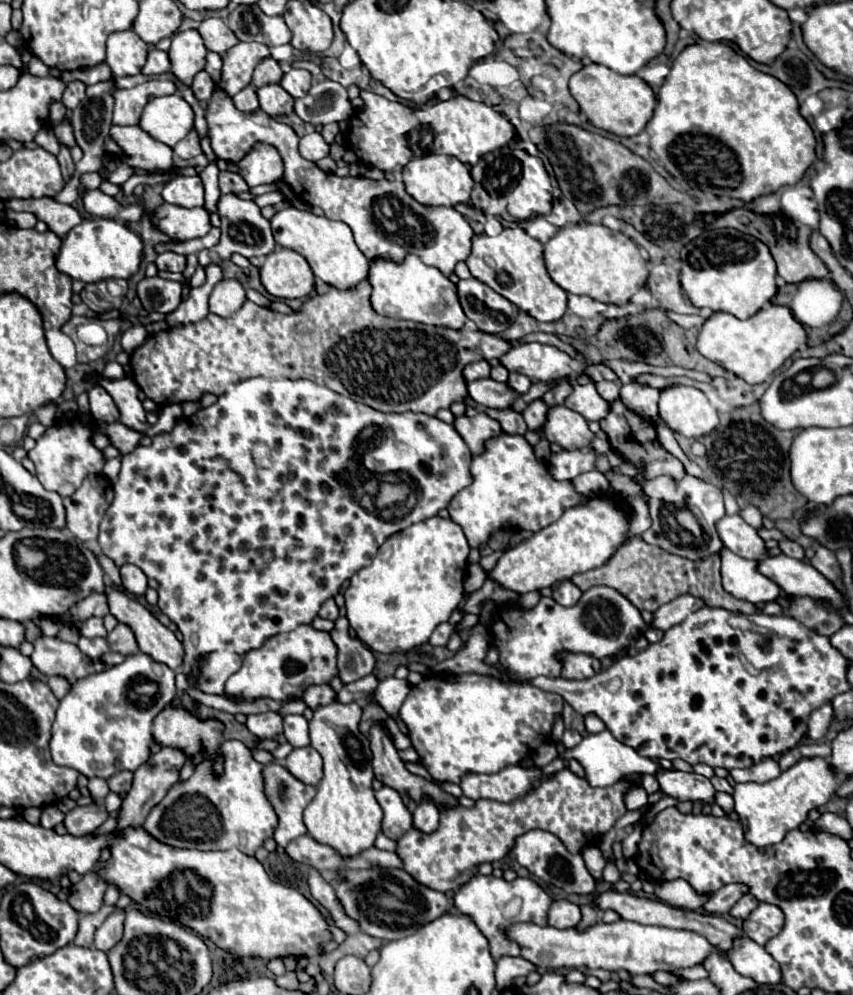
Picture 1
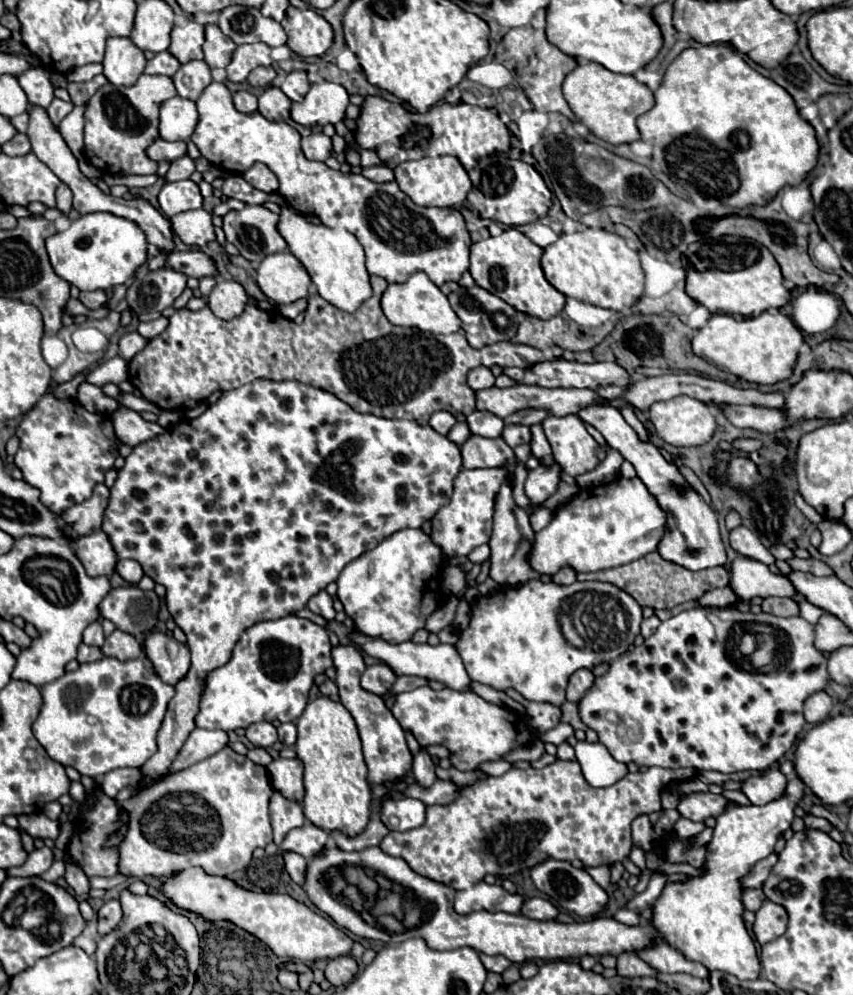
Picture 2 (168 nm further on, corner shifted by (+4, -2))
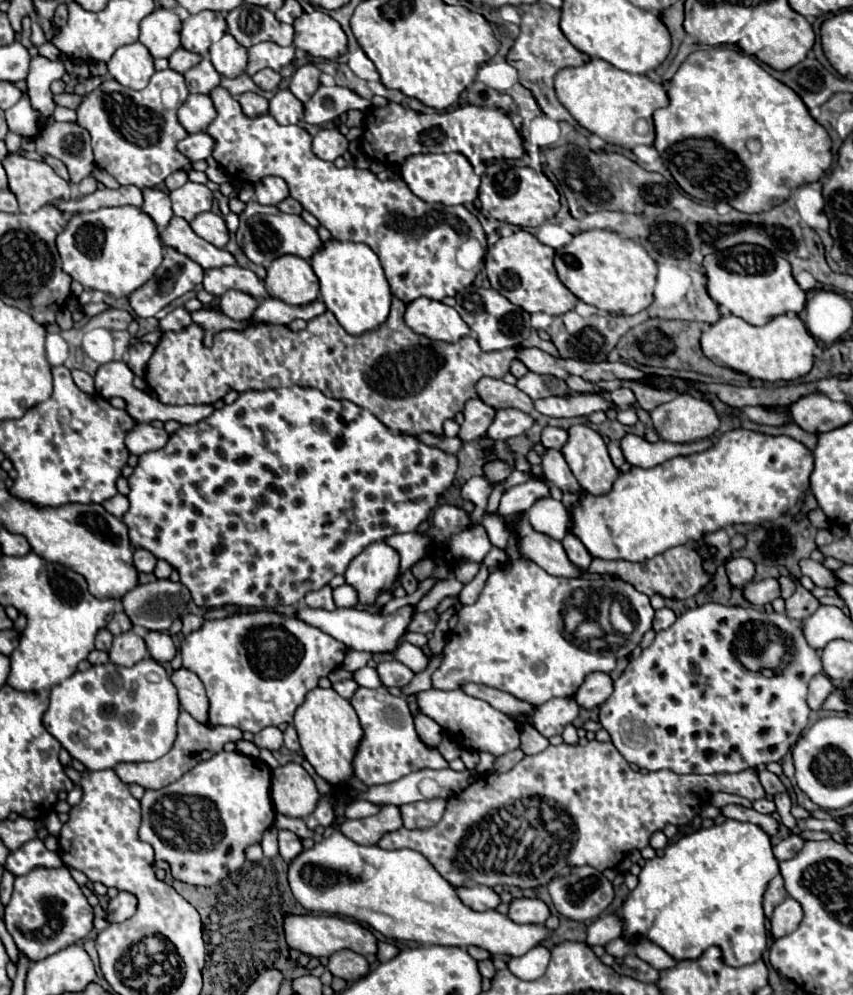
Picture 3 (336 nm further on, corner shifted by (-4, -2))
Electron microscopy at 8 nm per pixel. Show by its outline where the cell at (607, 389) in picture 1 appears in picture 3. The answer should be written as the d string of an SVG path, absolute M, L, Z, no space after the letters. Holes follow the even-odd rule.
M619 387L619 389L611 391L611 399L613 399L613 403L615 403L617 407L621 407L621 409L627 409L627 407L631 407L631 405L635 403L635 395L633 395L633 391L627 389L627 387Z

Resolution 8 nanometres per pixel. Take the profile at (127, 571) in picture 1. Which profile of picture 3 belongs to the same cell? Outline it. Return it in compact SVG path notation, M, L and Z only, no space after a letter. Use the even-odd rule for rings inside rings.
M137 549L137 551L133 553L133 557L135 557L135 567L137 567L139 573L153 573L157 559L155 559L149 551Z

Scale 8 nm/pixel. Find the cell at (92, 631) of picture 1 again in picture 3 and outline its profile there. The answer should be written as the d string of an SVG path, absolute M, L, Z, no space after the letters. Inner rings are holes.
M99 629L97 637L95 637L95 649L109 651L111 649L111 641L113 641L113 635L107 629Z

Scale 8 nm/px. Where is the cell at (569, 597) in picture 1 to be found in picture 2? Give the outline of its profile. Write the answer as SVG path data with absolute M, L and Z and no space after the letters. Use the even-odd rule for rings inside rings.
M563 567L563 569L559 569L555 575L553 575L553 581L557 581L559 585L569 585L569 583L573 583L575 581L575 571L573 571L573 567Z

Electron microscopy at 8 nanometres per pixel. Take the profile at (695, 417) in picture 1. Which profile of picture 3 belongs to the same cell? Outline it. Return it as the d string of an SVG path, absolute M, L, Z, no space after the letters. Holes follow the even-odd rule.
M679 393L673 401L651 411L653 427L663 441L691 443L711 437L719 429L715 409L689 393Z

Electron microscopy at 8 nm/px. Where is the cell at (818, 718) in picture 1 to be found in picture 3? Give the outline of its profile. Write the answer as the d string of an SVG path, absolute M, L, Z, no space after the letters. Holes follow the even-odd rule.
M815 675L815 677L811 679L811 683L809 683L809 697L807 697L809 707L811 707L813 711L823 709L823 703L825 703L825 699L829 697L829 693L833 693L833 689L835 689L835 687L831 685L829 677L825 677L825 675Z

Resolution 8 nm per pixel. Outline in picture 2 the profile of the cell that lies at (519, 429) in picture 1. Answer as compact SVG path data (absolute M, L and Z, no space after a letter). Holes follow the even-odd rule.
M509 425L503 431L503 439L509 447L517 447L521 443L531 443L531 429L525 425Z

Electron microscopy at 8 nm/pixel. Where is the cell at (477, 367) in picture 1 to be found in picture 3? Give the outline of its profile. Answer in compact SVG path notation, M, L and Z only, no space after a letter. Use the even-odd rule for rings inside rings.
M483 377L481 381L477 381L477 395L495 409L515 407L519 411L533 413L533 401L525 393L521 393L515 385L509 385L503 379Z

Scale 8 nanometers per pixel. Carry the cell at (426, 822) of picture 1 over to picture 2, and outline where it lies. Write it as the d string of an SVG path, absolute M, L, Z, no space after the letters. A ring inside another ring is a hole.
M417 751L415 755L415 761L413 761L413 775L415 775L415 781L423 787L429 787L437 781L437 775L435 775L435 765L431 761L431 755L425 753L425 751Z

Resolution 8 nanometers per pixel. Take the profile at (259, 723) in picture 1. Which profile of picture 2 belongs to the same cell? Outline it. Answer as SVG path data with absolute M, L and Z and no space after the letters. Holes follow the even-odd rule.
M261 721L261 723L253 723L247 727L247 735L245 735L255 747L271 747L275 741L277 741L277 729L267 723L267 721Z

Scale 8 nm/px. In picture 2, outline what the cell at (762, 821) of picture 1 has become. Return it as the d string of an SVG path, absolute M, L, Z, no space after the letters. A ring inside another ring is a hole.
M791 779L787 783L787 789L783 793L783 797L767 803L767 805L737 805L737 803L729 803L729 809L725 809L725 813L721 813L721 817L717 817L717 825L713 829L713 837L707 843L707 851L705 851L705 863L699 869L699 875L693 875L685 881L675 881L675 883L665 883L661 895L657 897L657 901L651 905L653 915L651 915L651 925L655 927L655 931L659 933L659 937L663 941L669 941L669 945L677 951L681 951L687 959L691 961L699 961L703 963L707 969L719 969L725 971L729 975L735 975L737 979L757 979L759 971L761 971L761 963L757 957L757 949L753 943L751 933L745 927L743 921L743 903L741 903L741 895L743 895L743 887L741 887L741 879L753 869L753 865L761 859L765 859L777 843L777 837L781 835L781 831L787 831L791 827L793 821L793 809L795 805L801 801L803 797L803 785L797 779Z

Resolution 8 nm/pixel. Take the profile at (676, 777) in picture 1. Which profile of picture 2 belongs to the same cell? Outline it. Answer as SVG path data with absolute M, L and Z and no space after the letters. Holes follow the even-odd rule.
M693 793L679 797L677 811L691 821L703 821L707 817L719 817L727 809L727 805L729 801L723 795Z

